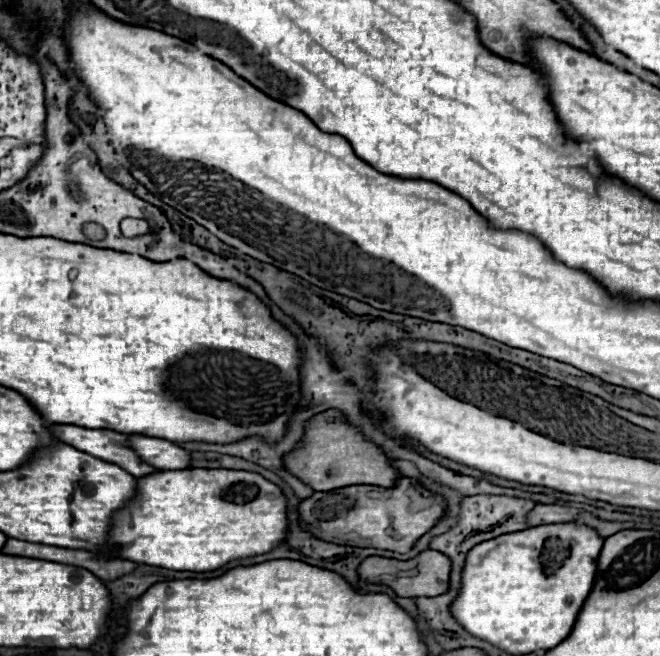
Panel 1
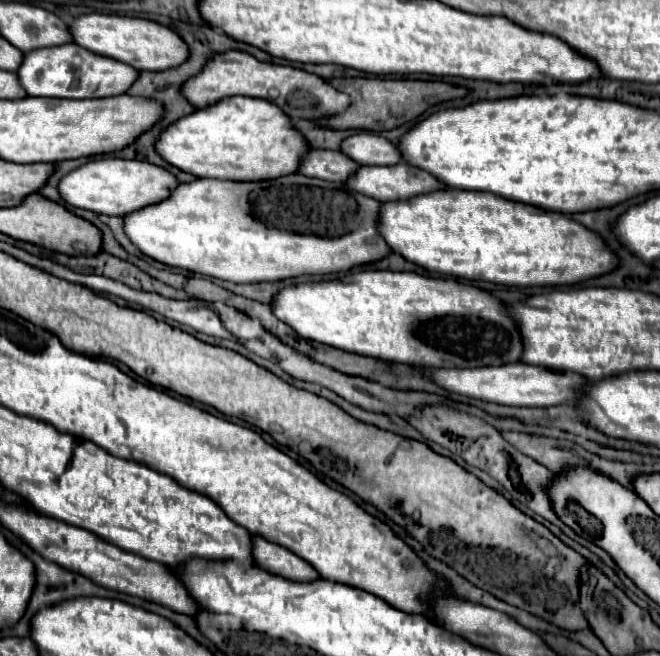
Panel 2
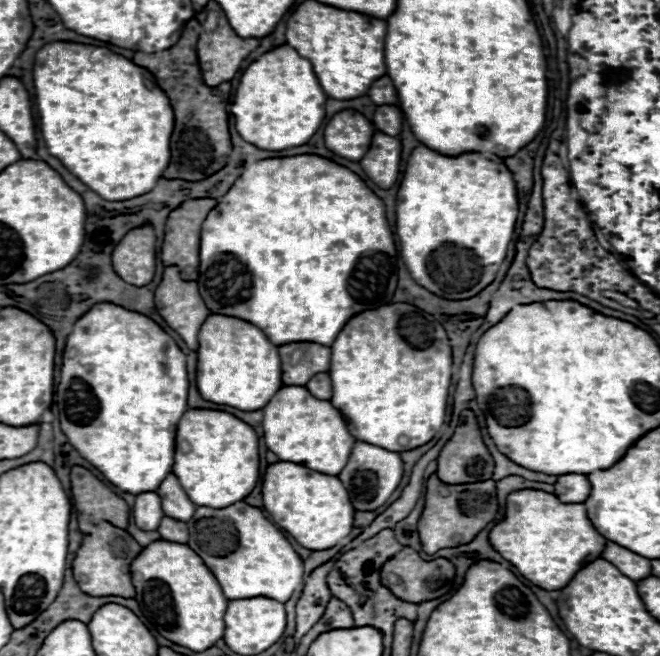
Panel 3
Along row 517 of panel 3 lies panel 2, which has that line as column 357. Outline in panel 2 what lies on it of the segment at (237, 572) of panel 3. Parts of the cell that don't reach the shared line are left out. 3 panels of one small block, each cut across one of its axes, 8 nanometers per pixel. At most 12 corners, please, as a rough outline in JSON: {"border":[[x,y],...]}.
{"border":[[286,174],[196,178],[124,214],[156,262],[228,282],[390,254],[380,202]]}

